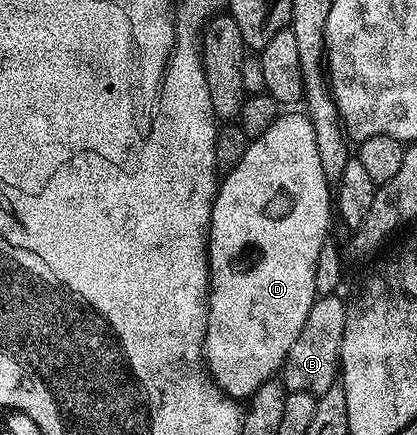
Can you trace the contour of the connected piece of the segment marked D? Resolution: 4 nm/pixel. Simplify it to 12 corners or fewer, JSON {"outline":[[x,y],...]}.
{"outline":[[278,113],[211,208],[205,361],[249,400],[319,295],[331,183]]}

